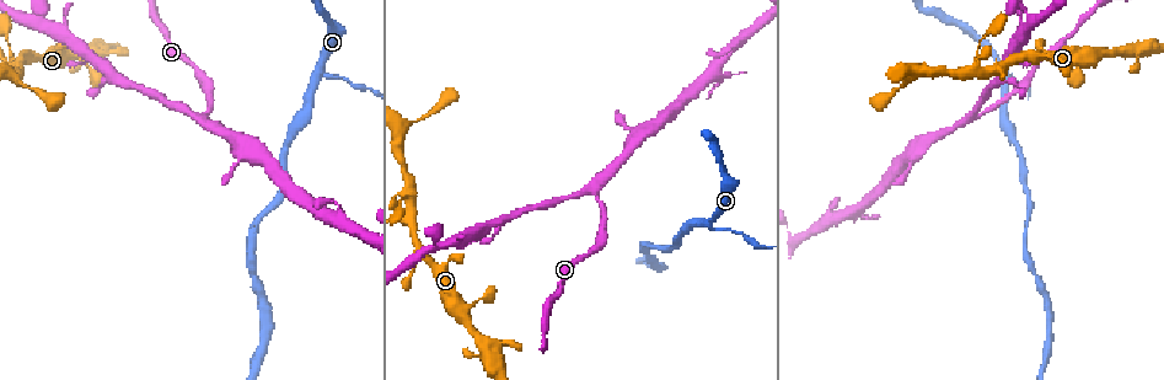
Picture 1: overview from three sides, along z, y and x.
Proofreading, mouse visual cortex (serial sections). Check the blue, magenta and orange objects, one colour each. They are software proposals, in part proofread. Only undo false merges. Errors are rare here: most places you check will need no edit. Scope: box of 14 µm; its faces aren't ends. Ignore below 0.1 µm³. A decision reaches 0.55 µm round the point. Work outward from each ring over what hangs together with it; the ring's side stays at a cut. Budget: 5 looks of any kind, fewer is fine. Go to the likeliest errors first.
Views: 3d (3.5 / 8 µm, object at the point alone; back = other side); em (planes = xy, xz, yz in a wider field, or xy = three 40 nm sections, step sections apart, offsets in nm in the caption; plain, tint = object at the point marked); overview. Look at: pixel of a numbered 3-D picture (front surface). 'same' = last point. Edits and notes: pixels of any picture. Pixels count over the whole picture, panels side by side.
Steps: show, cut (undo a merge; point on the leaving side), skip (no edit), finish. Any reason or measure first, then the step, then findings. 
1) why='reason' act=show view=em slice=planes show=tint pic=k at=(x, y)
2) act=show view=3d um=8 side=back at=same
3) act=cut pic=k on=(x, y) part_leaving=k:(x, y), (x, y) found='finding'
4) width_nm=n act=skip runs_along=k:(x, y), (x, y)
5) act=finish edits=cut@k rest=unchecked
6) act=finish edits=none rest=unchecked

why='abrupt turn' act=show view=3d um=3.5 side=back pic=1 at=(1007, 78)

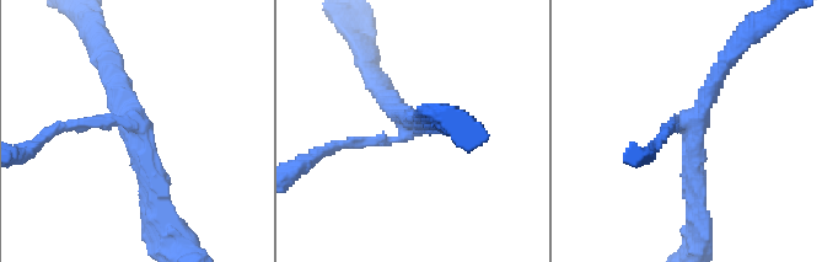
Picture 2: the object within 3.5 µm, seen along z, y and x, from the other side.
arms=3 arm_widths_nm=100,250,250 act=show view=em slice=planes show=tint pic=2 at=(408, 123)

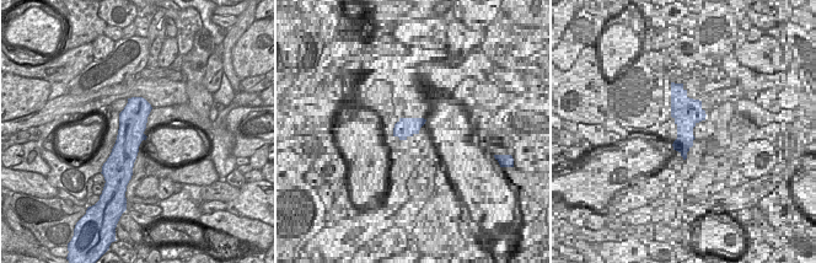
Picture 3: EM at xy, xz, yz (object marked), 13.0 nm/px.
act=cut pic=2 on=(74, 123) part_leaving=2:(119, 123), (52, 127), (33, 146) found='two cells meet here'

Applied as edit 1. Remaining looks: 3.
why='three arms meet' act=show view=3d um=3.5 pic=1 at=(201, 117)

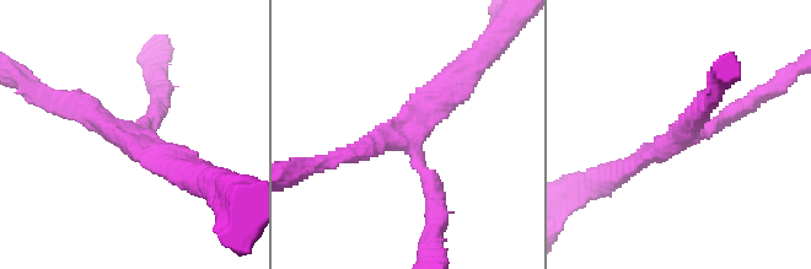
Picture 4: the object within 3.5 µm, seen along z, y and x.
why='shape alone is not enough' act=show view=em slice=planes show=tint pic=4 at=(414, 142)

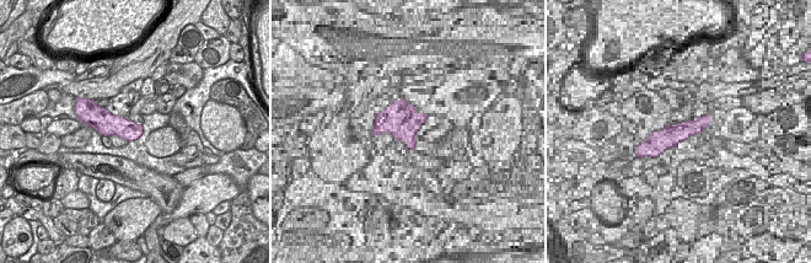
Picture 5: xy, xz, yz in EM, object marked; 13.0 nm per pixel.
arms=3 act=skip runs_along=4:(755, 98), (633, 166) found='one cell here'

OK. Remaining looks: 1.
act=finish edits=cut@2 rest=unchecked

